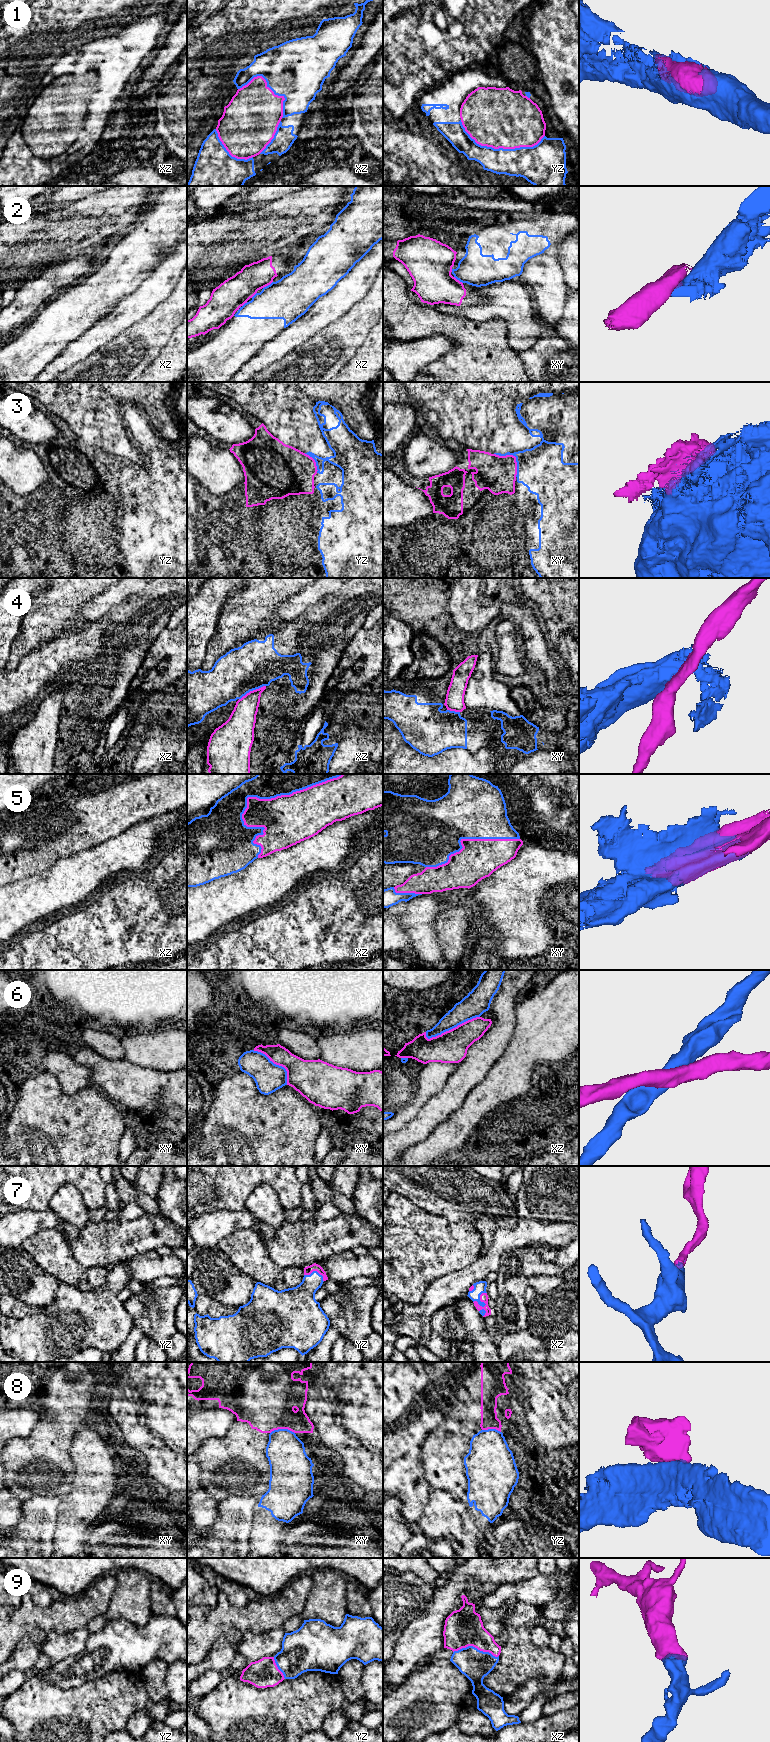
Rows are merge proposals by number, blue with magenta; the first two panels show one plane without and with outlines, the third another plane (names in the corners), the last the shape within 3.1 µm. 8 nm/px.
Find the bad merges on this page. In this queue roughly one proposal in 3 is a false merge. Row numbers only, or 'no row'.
2, 3, 4, 6, 8

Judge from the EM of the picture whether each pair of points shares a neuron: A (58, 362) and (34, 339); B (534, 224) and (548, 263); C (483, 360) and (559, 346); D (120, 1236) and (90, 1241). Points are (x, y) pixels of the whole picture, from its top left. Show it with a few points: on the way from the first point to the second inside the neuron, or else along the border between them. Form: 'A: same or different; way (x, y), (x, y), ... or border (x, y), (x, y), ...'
A: different; border (72, 342), (41, 371)
B: different; border (543, 252), (531, 257), (523, 266)
C: different; border (517, 352), (525, 371)
D: same; way (113, 1241), (108, 1243), (97, 1241)

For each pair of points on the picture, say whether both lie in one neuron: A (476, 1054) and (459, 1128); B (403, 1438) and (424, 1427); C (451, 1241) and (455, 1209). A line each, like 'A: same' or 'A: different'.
A: different
B: same
C: different

